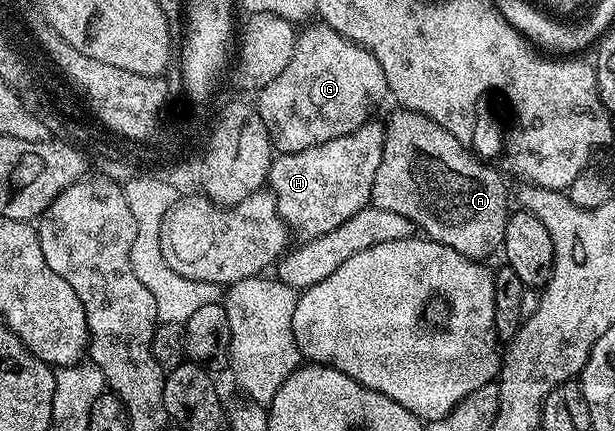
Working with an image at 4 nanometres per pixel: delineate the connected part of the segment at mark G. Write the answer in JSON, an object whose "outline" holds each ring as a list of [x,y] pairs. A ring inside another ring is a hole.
{"outline":[[[310,23],[308,25],[310,28],[298,35],[295,54],[291,54],[287,70],[283,70],[279,78],[275,78],[267,87],[260,89],[255,96],[259,118],[263,118],[263,126],[267,126],[269,131],[269,141],[273,143],[278,153],[307,150],[311,146],[331,142],[331,138],[343,138],[343,134],[359,130],[359,126],[370,123],[369,111],[387,96],[383,66],[379,66],[372,52],[346,40],[328,24],[316,23]]]}

